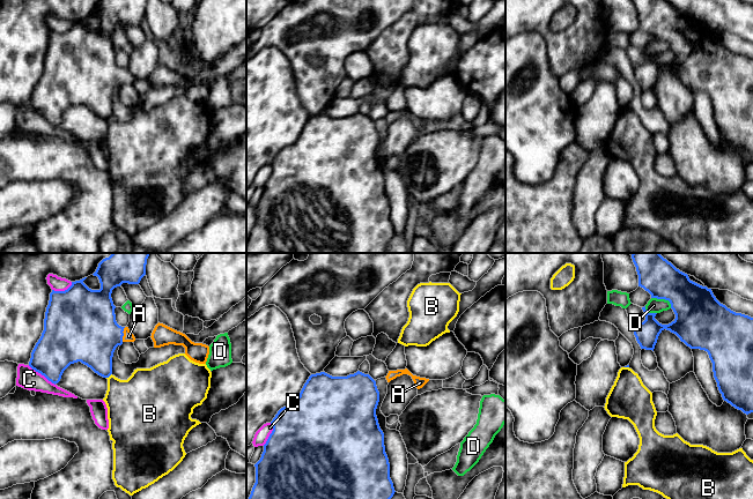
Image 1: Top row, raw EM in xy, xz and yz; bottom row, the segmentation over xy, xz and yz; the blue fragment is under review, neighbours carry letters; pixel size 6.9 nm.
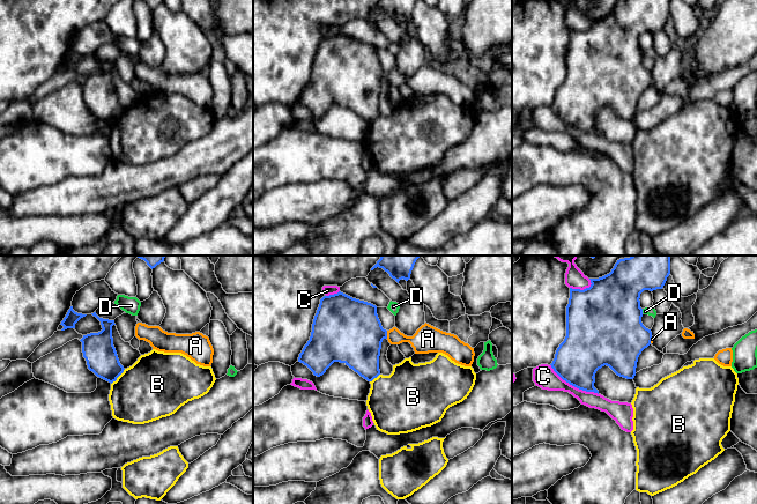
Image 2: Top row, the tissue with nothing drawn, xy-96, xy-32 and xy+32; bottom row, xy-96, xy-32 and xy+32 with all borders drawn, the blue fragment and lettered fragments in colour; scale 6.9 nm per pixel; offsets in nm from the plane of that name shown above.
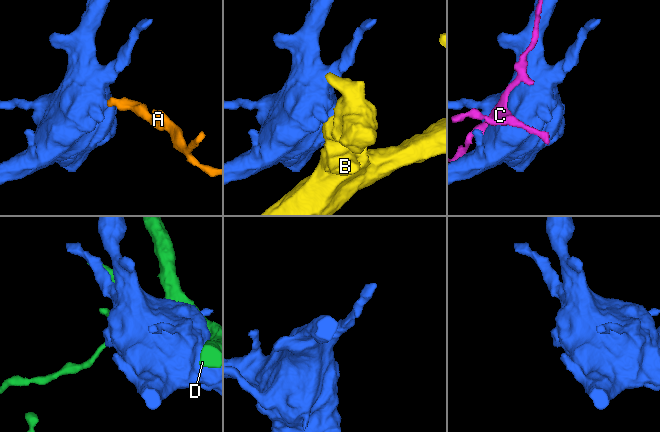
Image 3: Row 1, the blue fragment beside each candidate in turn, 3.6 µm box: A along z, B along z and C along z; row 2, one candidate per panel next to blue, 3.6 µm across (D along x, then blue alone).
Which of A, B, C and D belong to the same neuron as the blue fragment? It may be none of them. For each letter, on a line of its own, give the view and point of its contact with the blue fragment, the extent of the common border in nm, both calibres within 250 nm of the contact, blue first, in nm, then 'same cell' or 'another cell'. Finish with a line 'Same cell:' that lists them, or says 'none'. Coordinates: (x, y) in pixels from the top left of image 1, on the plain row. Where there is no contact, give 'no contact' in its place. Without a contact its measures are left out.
A: contact xy (123, 75); length 110 nm; calibres 420 and 70 nm; same cell
B: contact xy (109, 117); length 50 nm; calibres 300 and 340 nm; another cell
C: contact xy (42, 116); length 240 nm; calibres 300 and 150 nm; another cell
D: contact yz (663, 39); length 160 nm; calibres 320 and 100 nm; another cell
Same cell: A

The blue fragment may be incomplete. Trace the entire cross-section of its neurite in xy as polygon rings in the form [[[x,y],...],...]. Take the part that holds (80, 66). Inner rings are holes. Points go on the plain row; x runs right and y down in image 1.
[[[103,0],[93,15],[99,21],[99,31],[89,30],[83,24],[87,18],[72,23],[65,32],[52,31],[45,53],[44,72],[31,94],[29,107],[54,126],[60,122],[64,112],[77,103],[98,117],[109,119],[112,116],[116,89],[124,83],[135,82],[128,68],[117,65],[111,35],[123,24],[139,25],[146,16],[146,6],[147,0]]]

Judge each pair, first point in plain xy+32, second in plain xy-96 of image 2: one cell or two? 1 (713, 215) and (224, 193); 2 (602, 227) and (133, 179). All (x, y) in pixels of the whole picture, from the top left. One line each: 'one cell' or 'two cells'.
1: one cell
2: two cells

